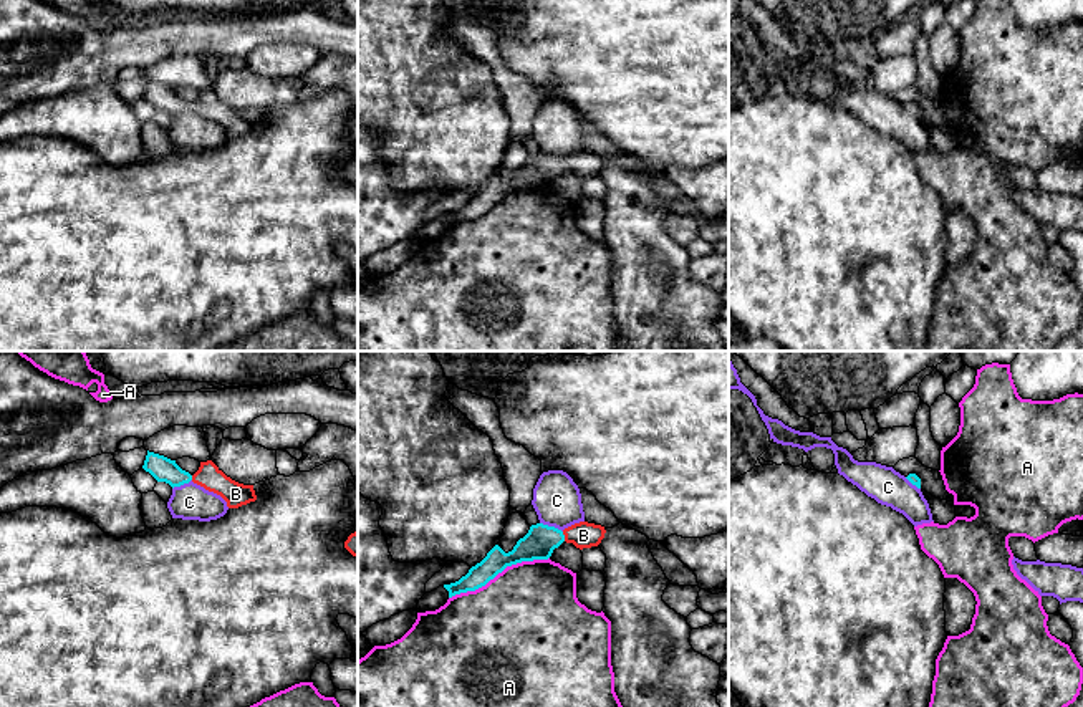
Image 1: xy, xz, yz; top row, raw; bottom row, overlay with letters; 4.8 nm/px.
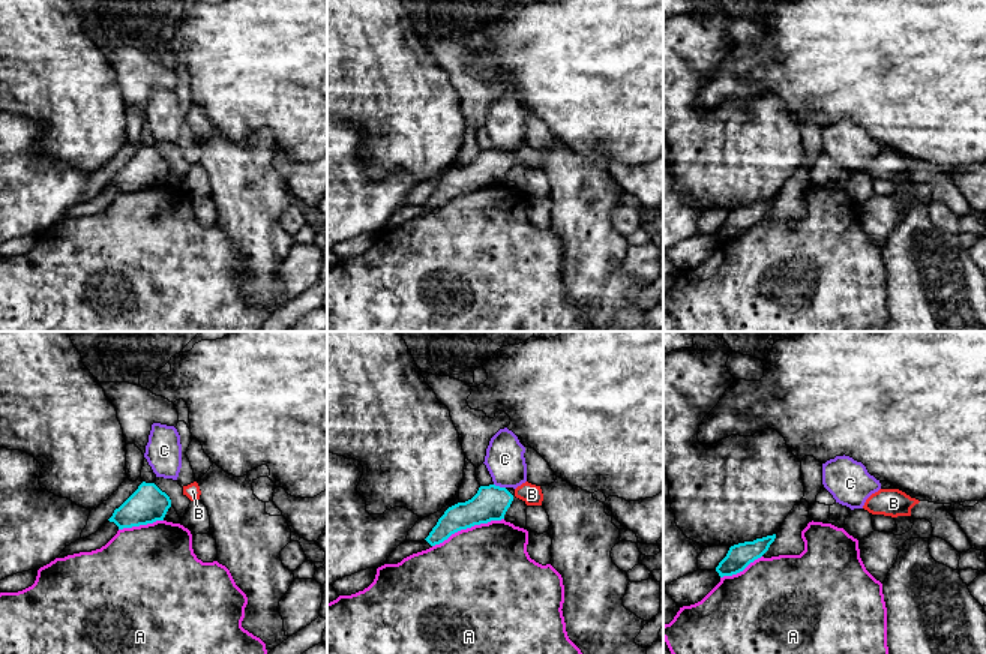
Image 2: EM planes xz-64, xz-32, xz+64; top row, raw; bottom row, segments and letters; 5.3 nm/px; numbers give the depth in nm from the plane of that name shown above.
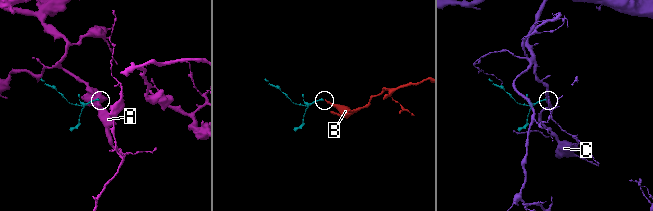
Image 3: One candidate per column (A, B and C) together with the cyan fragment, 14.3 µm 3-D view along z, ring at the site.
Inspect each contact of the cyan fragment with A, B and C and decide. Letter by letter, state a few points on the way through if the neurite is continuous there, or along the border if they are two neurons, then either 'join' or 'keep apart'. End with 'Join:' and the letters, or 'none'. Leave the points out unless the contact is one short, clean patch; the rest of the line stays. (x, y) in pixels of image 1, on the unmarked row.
A: keep apart
B: runs through xz (539, 173), (543, 168), (563, 166), (583, 164); join
C: border along xz (540, 151), (562, 161); keep apart
Join: B

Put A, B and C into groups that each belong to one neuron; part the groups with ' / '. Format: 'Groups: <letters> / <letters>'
Groups: A / B / C

